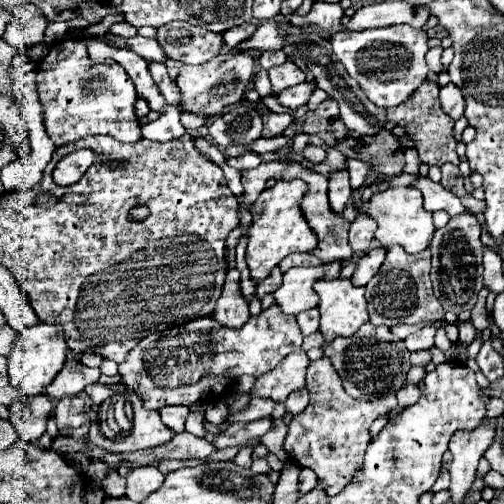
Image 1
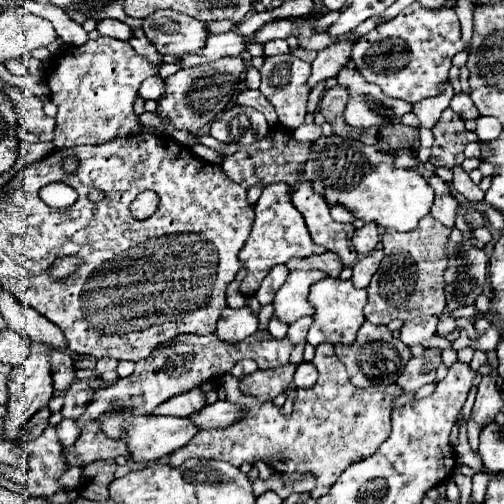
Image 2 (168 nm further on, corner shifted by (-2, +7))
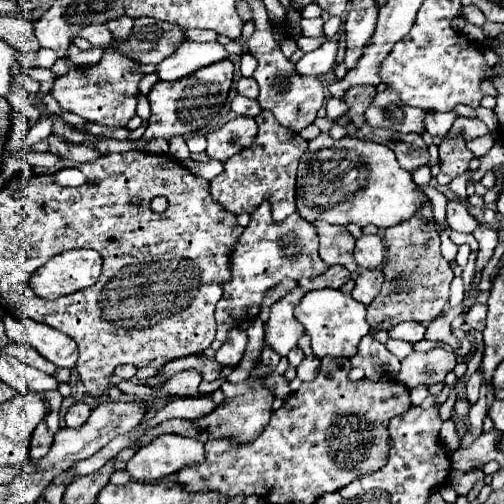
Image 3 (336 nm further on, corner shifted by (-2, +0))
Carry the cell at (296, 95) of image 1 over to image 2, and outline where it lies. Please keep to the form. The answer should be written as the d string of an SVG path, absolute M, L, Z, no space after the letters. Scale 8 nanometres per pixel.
M358 36L334 42L328 48L318 52L316 60L312 62L312 76L308 80L310 88L314 88L322 80L328 80L328 78L336 76L342 68L346 68L350 64L350 60L352 60L352 44L356 44L356 38Z

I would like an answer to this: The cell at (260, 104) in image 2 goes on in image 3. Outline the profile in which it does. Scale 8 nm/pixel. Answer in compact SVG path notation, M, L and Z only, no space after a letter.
M236 95L230 103L230 109L236 113L236 115L242 115L242 117L258 117L262 113L262 107L256 99L248 99L248 97L242 97L242 95Z

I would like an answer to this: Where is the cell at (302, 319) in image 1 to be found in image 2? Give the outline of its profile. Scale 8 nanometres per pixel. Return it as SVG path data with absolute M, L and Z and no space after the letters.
M306 316L306 318L300 318L298 322L294 322L290 328L288 328L288 340L292 340L292 346L300 344L306 340L306 334L308 334L308 328L312 324L312 318Z

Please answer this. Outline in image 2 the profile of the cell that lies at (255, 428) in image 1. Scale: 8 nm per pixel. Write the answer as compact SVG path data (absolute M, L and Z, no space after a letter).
M130 410L106 414L102 420L102 432L110 438L126 440L130 450L130 460L134 462L156 462L164 456L170 456L174 450L186 446L198 432L190 418L174 418L174 416L132 416Z

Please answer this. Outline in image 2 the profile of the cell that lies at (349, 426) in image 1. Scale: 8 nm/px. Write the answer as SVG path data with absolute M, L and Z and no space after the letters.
M320 344L312 364L318 368L320 376L312 388L296 390L290 416L284 416L272 402L262 404L258 398L242 394L238 390L238 378L232 374L222 376L222 388L226 390L228 402L238 404L244 416L228 428L200 430L190 444L178 448L170 456L170 466L180 466L188 458L224 460L236 468L244 462L256 464L262 460L280 474L312 474L316 478L316 488L310 492L314 500L328 494L328 488L350 464L372 456L376 448L388 438L392 428L392 402L404 390L396 384L384 388L356 388L350 382L344 364L336 358L332 344Z

